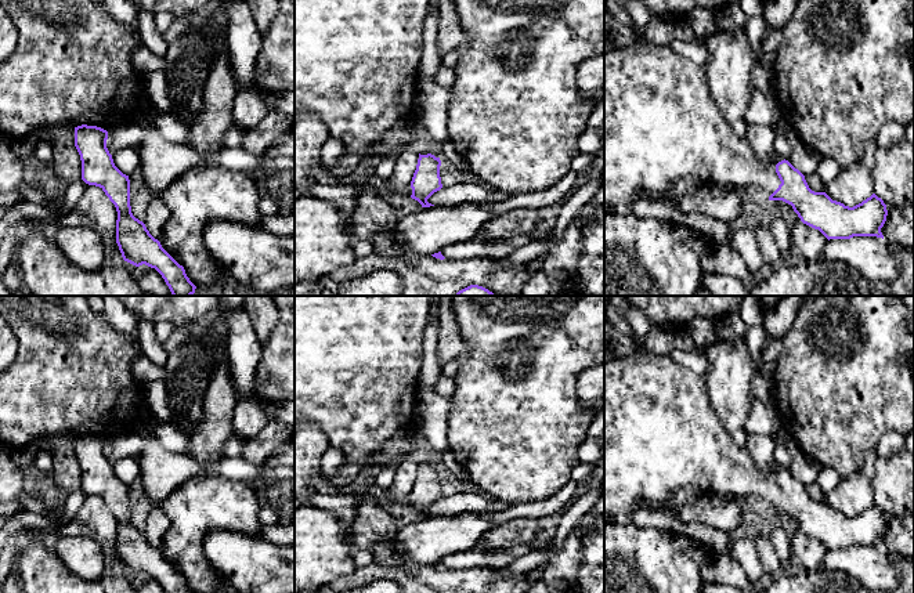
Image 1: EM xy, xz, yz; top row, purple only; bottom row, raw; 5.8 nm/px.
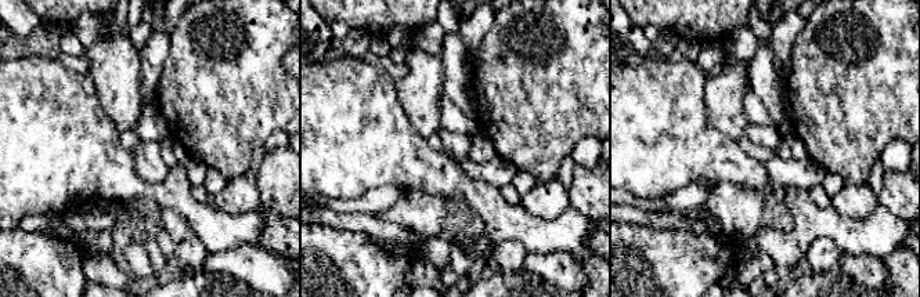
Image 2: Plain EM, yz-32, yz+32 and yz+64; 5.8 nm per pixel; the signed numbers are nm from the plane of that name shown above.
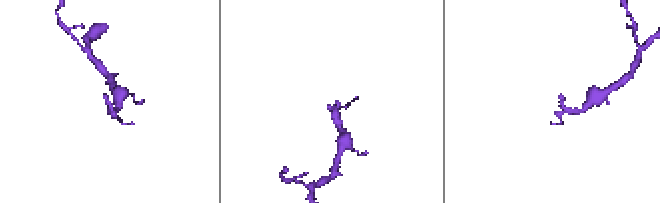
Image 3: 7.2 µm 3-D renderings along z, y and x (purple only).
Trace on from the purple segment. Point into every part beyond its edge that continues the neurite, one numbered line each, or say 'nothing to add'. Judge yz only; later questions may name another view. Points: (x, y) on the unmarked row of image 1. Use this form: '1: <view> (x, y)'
1: yz (661, 433)

